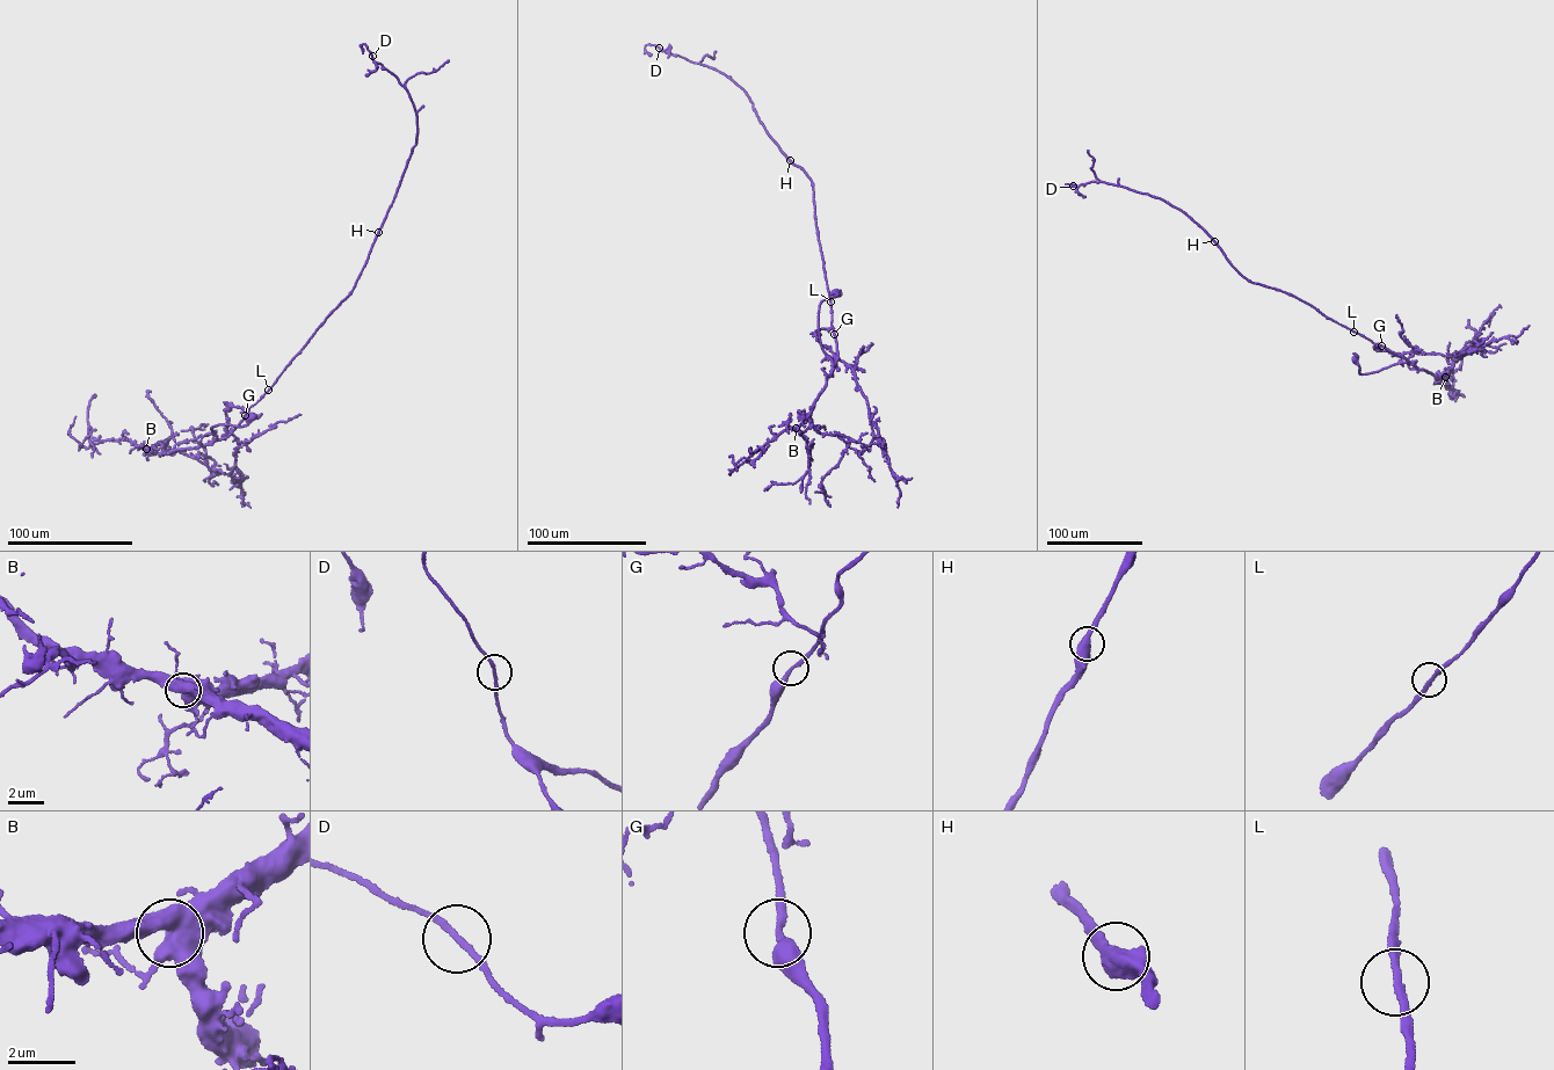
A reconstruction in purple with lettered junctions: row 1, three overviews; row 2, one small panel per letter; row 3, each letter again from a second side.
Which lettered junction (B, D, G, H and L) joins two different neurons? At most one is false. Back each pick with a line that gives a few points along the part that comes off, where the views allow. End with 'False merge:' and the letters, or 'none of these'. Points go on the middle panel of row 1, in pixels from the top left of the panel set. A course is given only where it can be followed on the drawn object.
False merge: none of these

